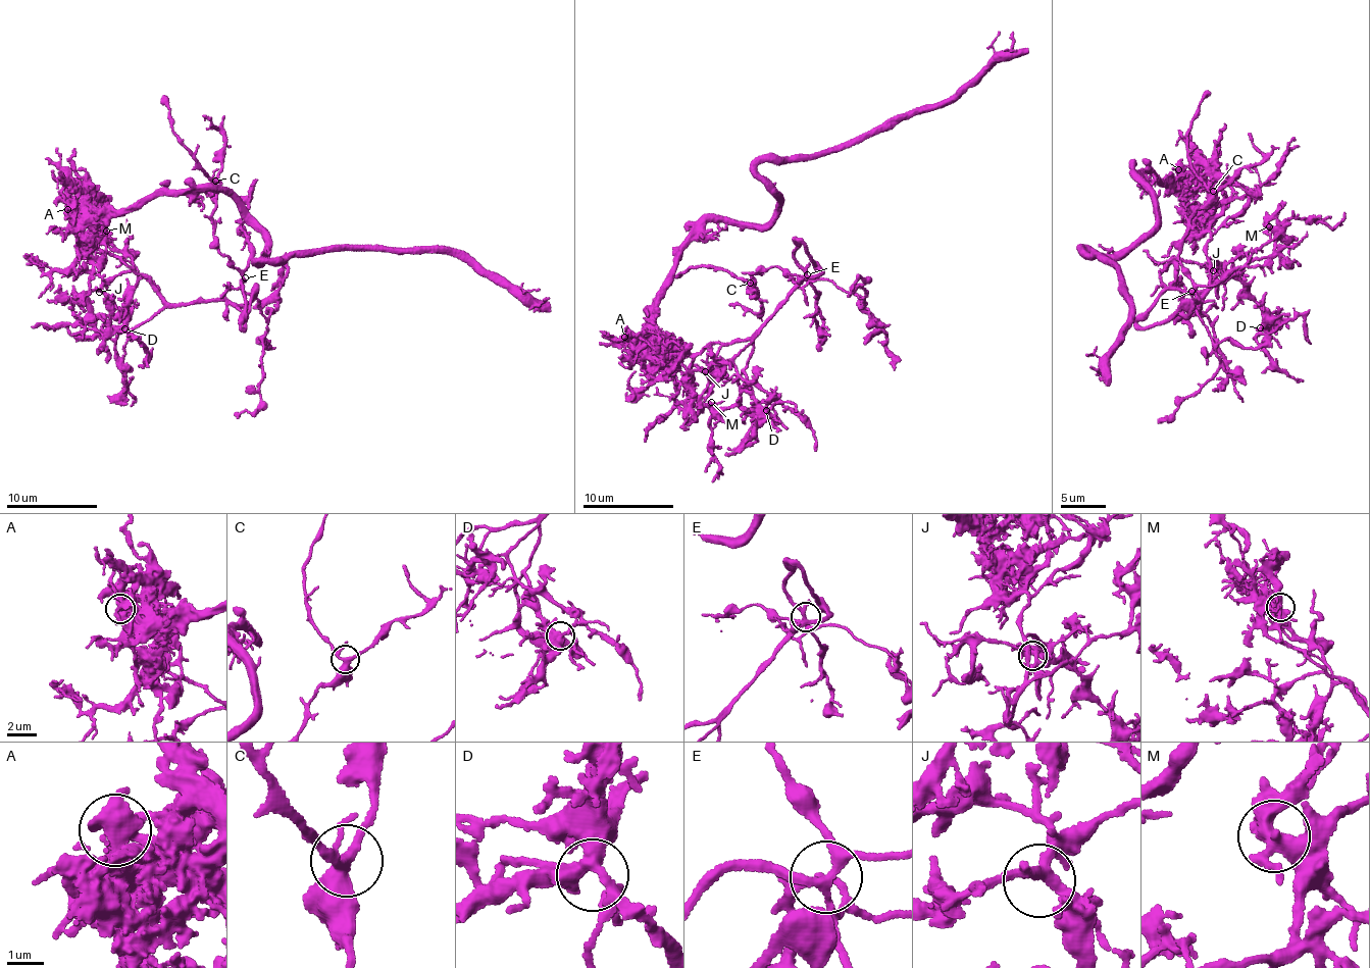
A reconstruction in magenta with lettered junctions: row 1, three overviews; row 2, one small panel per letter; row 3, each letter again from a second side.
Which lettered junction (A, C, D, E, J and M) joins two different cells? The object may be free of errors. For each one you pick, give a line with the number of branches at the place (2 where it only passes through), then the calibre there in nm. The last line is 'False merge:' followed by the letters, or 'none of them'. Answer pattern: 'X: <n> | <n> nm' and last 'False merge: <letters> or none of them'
A: 4 | 320 nm
False merge: A

